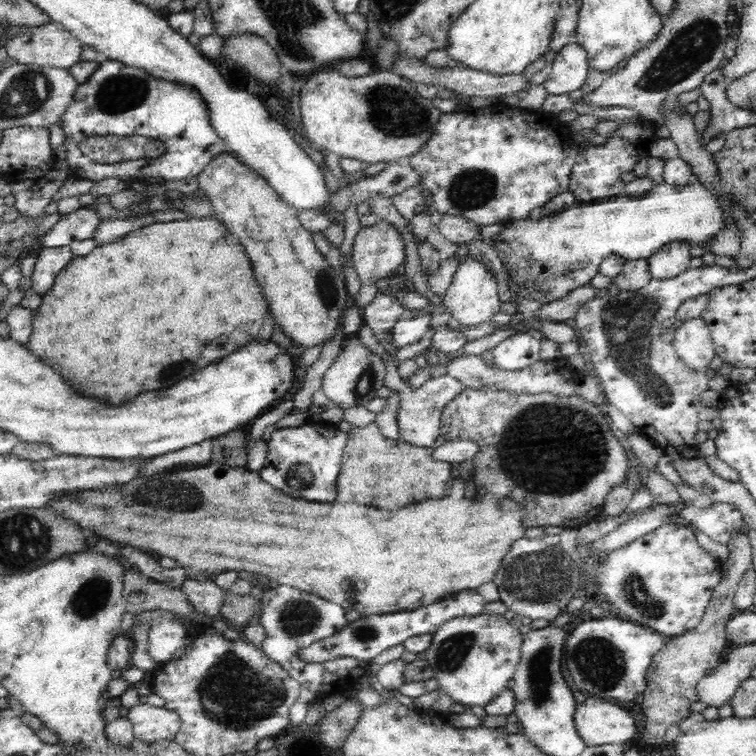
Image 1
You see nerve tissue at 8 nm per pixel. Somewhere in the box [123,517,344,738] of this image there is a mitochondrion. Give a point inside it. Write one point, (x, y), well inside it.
(233, 694)

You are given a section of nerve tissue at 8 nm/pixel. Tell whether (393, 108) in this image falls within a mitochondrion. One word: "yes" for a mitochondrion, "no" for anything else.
yes

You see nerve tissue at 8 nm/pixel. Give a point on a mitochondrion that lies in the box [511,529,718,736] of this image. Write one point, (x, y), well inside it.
(599, 661)

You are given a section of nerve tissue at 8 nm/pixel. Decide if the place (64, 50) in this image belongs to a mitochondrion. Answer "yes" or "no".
no

